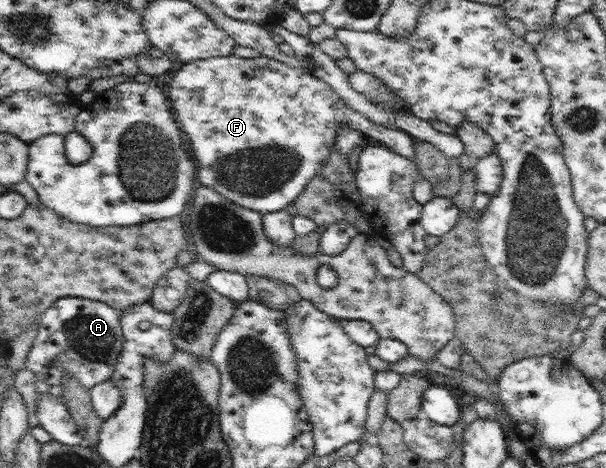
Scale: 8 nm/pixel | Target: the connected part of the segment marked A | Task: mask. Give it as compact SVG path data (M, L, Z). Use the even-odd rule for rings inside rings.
M62 297L42 313L25 367L35 372L37 391L53 394L67 405L61 387L63 378L77 378L87 390L103 383L111 377L123 342L121 310L89 298Z

